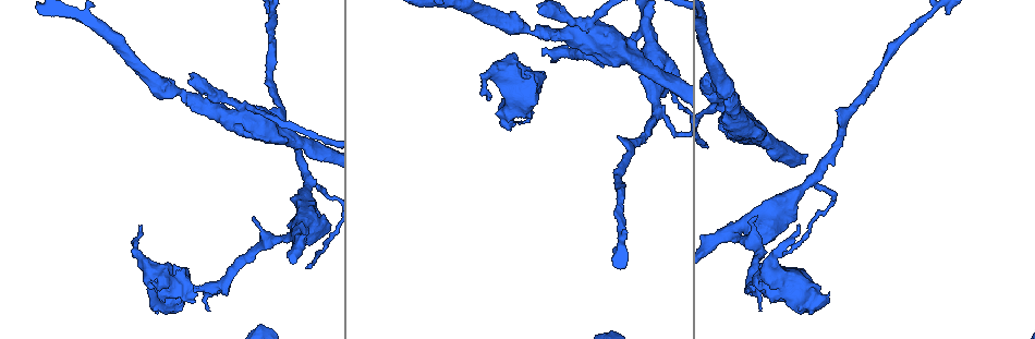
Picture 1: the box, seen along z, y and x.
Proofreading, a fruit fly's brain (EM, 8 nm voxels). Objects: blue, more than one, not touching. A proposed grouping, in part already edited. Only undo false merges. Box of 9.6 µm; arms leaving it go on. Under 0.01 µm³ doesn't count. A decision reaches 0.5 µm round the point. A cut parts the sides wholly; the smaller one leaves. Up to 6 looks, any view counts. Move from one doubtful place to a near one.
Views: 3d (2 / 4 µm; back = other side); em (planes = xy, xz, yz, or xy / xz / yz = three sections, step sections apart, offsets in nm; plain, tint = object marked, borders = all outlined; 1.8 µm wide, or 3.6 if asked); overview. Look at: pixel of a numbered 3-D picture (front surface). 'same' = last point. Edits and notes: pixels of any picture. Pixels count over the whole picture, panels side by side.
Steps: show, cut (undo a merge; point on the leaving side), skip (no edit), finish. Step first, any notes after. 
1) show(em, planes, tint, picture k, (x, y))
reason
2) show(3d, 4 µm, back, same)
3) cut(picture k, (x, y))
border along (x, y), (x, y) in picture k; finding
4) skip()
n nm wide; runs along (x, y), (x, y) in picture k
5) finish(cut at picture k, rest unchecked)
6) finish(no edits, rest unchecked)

show(3d, 4 µm, picture 1, (591, 28))
sudden change in width

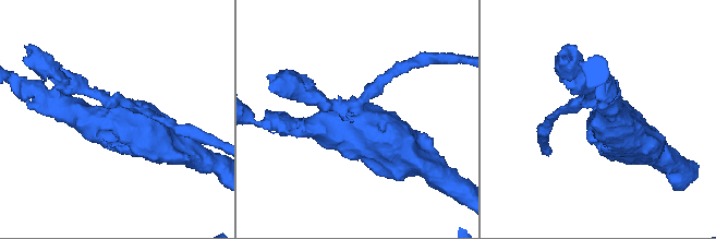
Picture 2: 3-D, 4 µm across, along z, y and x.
show(em, planes, borders, picture 2, (354, 118))

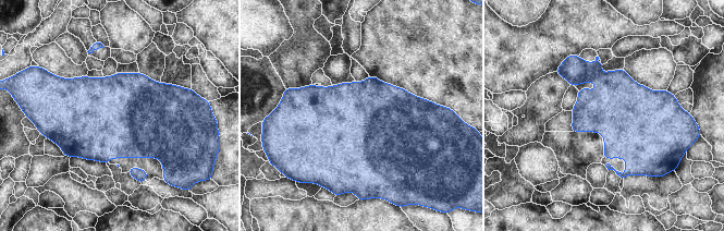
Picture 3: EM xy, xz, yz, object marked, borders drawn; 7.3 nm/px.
cut(picture 3, (576, 71))
480 nm wide; border along (600, 71), (589, 81) in picture 3; two neurons meet here

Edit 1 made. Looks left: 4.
show(em, yz, step 4, tint, picture 1, (657, 110))
three-way junction

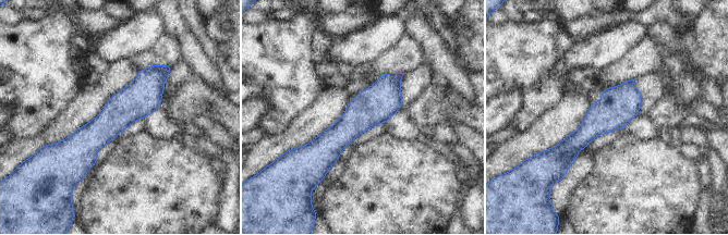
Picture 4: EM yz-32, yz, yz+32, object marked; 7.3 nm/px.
show(em, planes, tint, same)

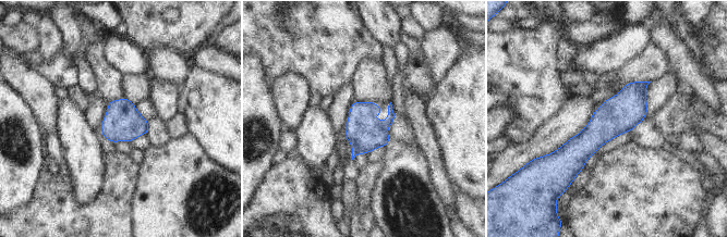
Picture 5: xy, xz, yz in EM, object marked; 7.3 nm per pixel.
skip()
runs along (644, 84), (571, 156), (553, 156) in picture 5; all the same neuron

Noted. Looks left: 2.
finish(cut at picture 3, rest unchecked)

